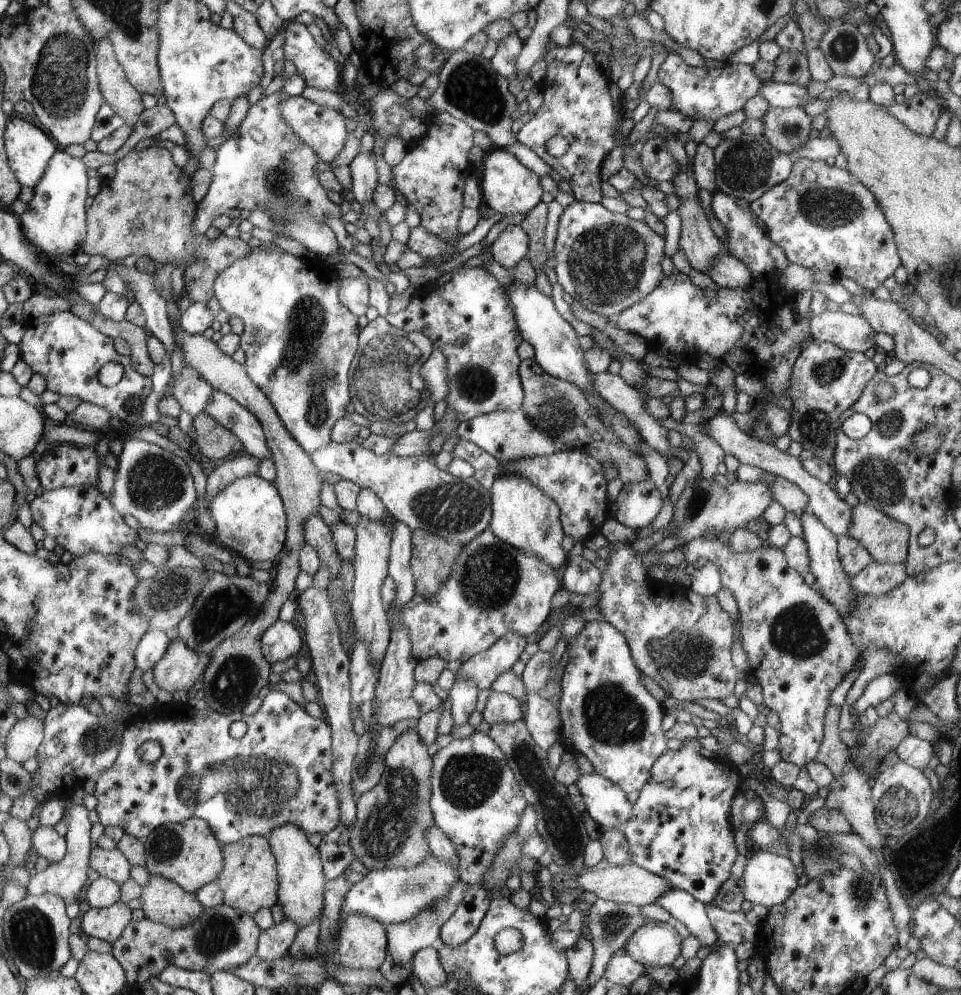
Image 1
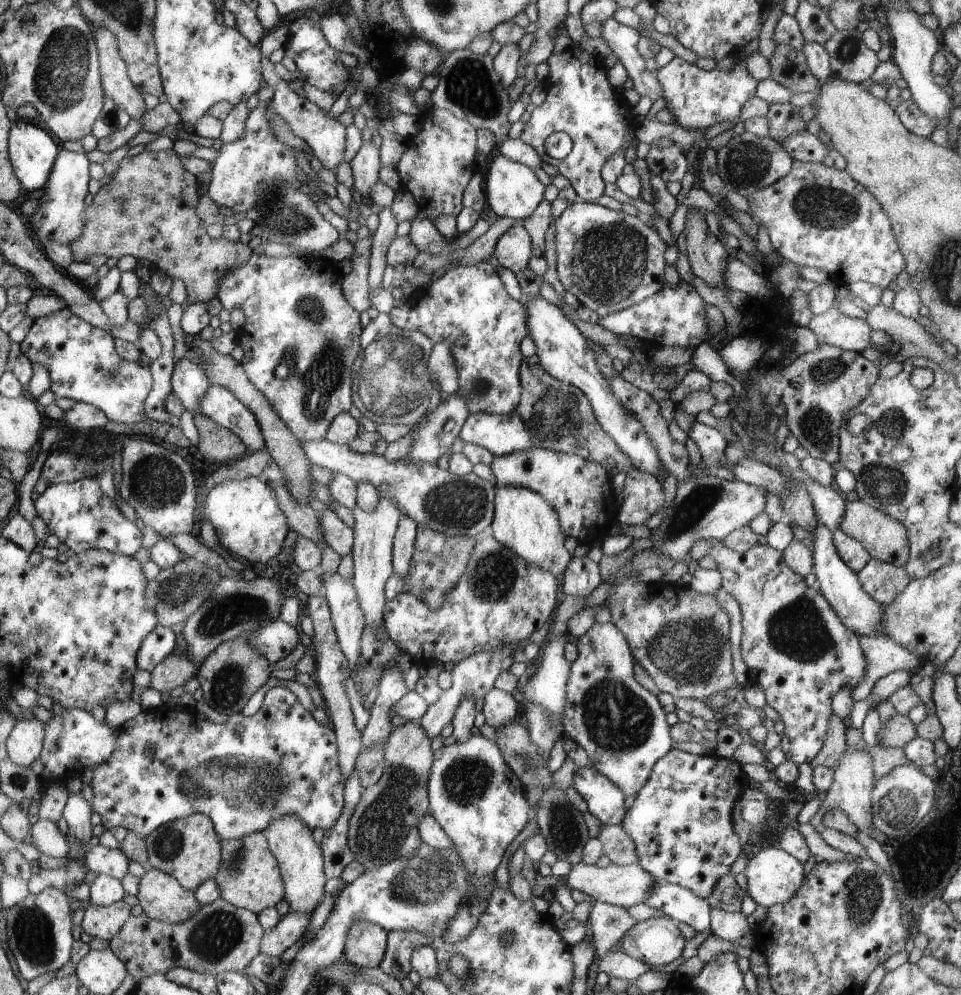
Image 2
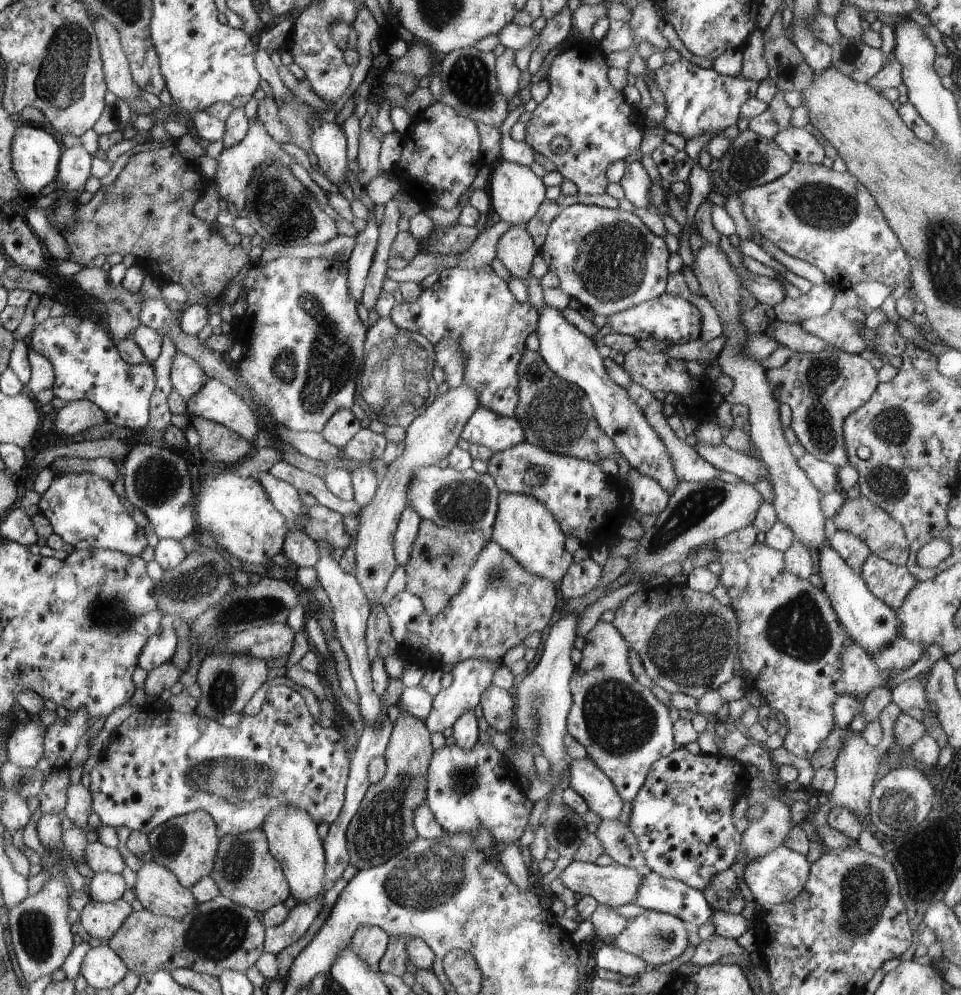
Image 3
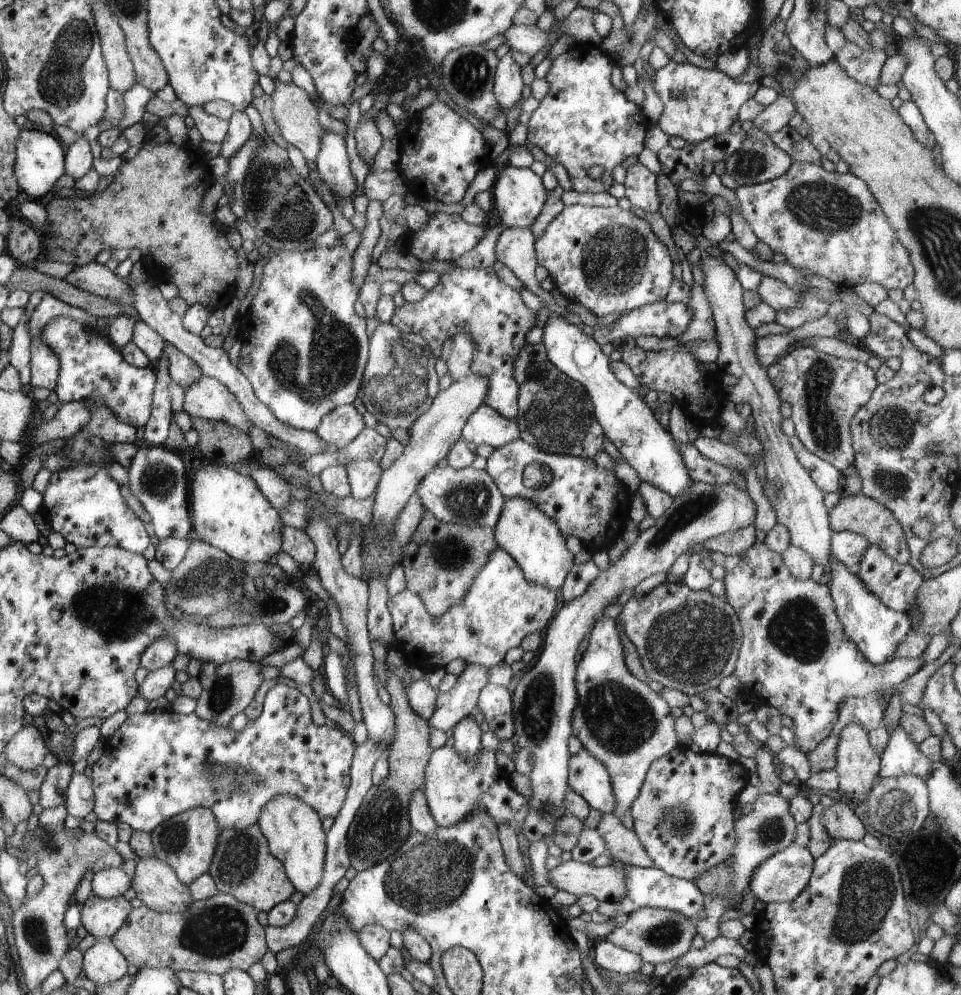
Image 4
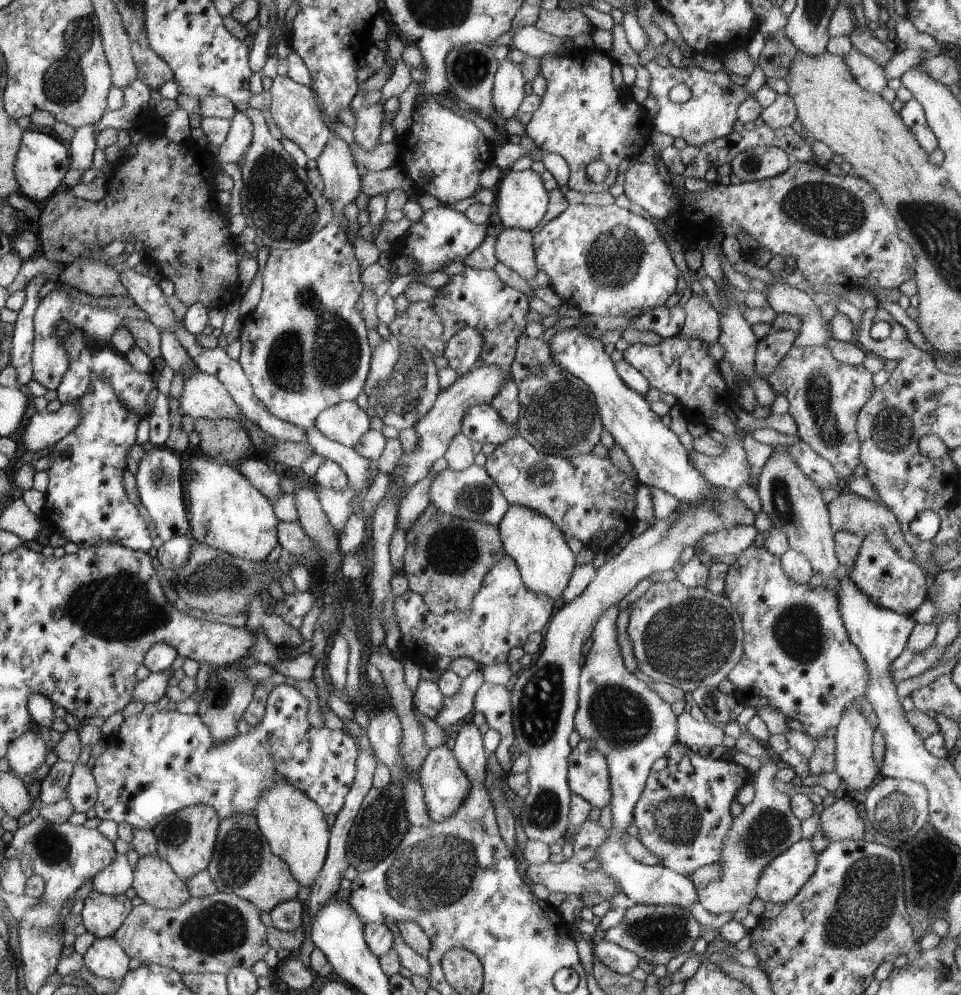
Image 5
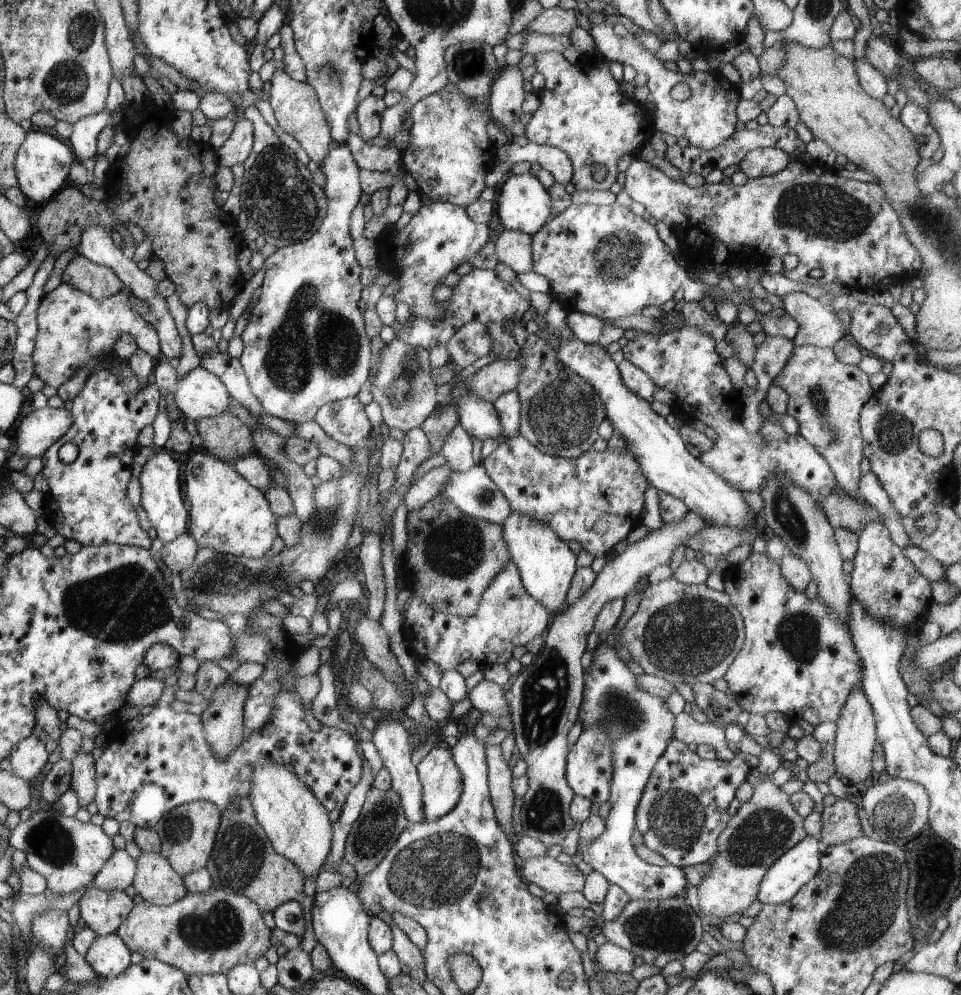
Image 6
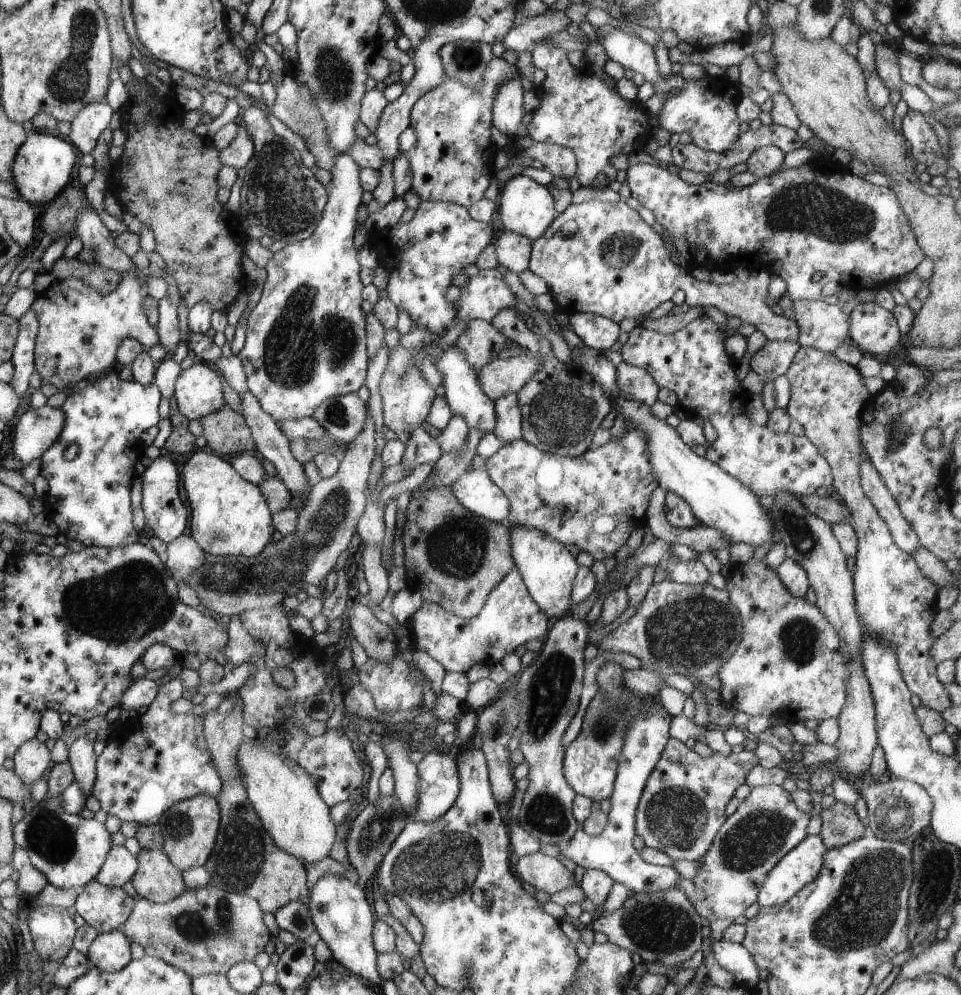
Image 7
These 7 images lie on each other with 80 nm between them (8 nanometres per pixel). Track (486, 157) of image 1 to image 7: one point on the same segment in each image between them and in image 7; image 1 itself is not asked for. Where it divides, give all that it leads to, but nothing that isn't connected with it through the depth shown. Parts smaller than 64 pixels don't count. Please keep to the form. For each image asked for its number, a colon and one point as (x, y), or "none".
2: (512, 190)
3: (515, 192)
4: (518, 194)
5: (521, 199)
6: (523, 204)
7: (527, 208)

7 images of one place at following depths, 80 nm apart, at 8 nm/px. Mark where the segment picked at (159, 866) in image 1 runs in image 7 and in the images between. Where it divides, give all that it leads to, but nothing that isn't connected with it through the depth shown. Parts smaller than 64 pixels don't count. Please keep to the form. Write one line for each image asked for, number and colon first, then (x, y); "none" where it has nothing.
2: (189, 849)
3: (187, 845)
4: (187, 842)
5: (186, 839)
6: (188, 833)
7: (189, 828)

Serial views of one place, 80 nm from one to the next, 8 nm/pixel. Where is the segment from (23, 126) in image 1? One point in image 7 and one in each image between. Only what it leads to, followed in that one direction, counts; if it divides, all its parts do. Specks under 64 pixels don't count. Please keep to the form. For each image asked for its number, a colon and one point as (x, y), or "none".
2: (33, 152)
3: (36, 155)
4: (39, 158)
5: (42, 161)
6: (42, 164)
7: (44, 164)

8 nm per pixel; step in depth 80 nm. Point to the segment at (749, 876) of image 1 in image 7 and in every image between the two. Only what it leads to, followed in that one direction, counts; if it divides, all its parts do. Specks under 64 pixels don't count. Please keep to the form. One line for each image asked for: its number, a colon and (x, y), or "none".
2: (773, 876)
3: (777, 877)
4: (781, 877)
5: (786, 874)
6: (797, 866)
7: (801, 865)

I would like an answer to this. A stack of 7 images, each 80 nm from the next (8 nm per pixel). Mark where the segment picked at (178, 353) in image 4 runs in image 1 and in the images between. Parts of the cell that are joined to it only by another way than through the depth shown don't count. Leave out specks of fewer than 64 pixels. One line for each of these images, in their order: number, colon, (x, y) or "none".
1: (193, 393)
2: (189, 383)
3: (187, 376)

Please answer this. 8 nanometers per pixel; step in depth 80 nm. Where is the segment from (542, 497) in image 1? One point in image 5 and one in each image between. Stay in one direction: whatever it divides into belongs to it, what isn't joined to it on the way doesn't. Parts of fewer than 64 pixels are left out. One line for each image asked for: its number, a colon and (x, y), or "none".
2: (523, 520)
3: (523, 526)
4: (526, 533)
5: (546, 563)

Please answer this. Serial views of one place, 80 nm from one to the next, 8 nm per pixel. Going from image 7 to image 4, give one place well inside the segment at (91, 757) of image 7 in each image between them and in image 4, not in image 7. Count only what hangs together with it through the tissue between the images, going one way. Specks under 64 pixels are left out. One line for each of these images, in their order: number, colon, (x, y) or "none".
4: (80, 796)
5: (82, 790)
6: (83, 777)

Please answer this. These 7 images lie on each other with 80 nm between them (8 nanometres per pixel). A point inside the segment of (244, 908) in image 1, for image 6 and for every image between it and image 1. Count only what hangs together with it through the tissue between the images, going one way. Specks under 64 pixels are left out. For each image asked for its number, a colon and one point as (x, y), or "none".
2: (249, 877)
3: (245, 872)
4: (243, 866)
5: (242, 863)
6: (243, 861)

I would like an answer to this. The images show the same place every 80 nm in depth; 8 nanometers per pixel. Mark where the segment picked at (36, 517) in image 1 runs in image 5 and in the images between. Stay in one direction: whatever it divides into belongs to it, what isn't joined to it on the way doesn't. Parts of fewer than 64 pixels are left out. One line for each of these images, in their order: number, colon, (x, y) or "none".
2: (81, 516)
3: (82, 508)
4: (83, 503)
5: (85, 500)

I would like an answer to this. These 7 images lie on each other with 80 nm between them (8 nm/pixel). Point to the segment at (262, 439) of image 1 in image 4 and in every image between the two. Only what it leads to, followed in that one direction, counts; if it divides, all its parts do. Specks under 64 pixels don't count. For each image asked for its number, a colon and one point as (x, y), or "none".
2: (219, 404)
3: (216, 401)
4: (208, 398)

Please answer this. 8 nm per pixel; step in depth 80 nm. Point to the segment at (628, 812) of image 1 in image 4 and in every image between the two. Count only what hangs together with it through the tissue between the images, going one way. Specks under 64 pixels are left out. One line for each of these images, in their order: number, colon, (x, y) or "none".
2: (605, 800)
3: (599, 792)
4: (588, 777)

